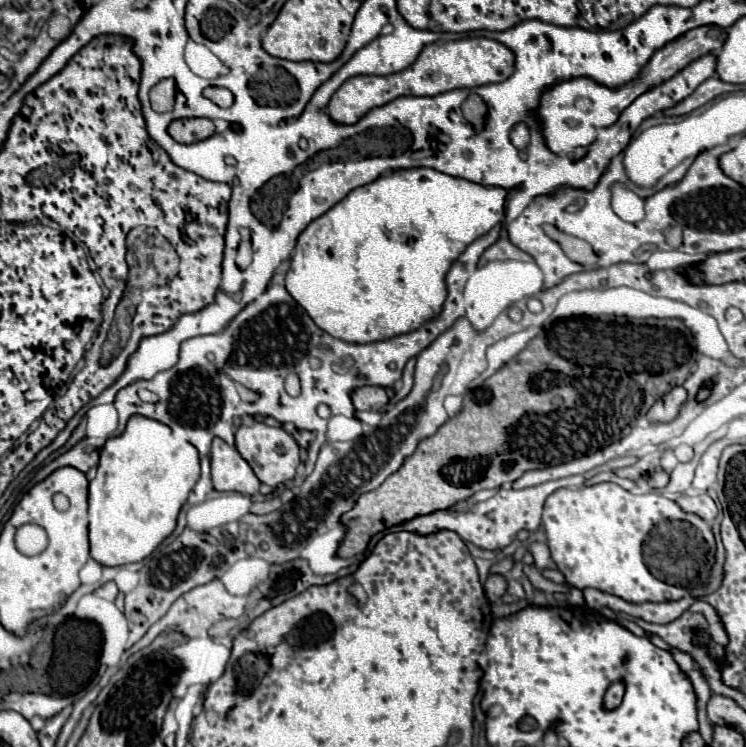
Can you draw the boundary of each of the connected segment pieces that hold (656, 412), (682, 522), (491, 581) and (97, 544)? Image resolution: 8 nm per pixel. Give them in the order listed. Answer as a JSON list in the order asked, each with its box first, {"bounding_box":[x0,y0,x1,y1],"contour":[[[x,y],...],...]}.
[{"bounding_box":[648,386,686,422],"contour":[[[676,386],[648,410],[648,418],[652,422],[668,422],[678,414],[684,400],[686,400],[686,390],[682,386]]]},{"bounding_box":[542,482,716,604],"contour":[[[610,482],[582,486],[578,490],[560,488],[546,500],[542,524],[552,560],[564,574],[568,588],[596,588],[632,604],[672,600],[670,586],[688,588],[696,582],[706,582],[714,564],[716,542],[710,526],[702,518],[682,512],[676,502],[654,492],[636,496]]]},{"bounding_box":[484,576,506,602],"contour":[[[488,576],[488,580],[484,582],[484,594],[488,598],[488,602],[496,602],[502,598],[502,594],[506,592],[506,580],[502,576]]]},{"bounding_box":[88,416,200,566],"contour":[[[132,416],[124,434],[110,438],[88,490],[90,558],[102,566],[122,566],[150,556],[168,538],[190,490],[200,478],[198,450],[176,438],[162,422]]]}]

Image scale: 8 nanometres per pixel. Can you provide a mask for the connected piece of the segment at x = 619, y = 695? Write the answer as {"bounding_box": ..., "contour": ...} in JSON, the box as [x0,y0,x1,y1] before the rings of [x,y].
{"bounding_box":[604,681,625,710],"contour":[[[622,681],[612,683],[604,696],[604,708],[606,708],[606,710],[614,710],[614,708],[618,708],[622,702],[624,693],[625,685]]]}

